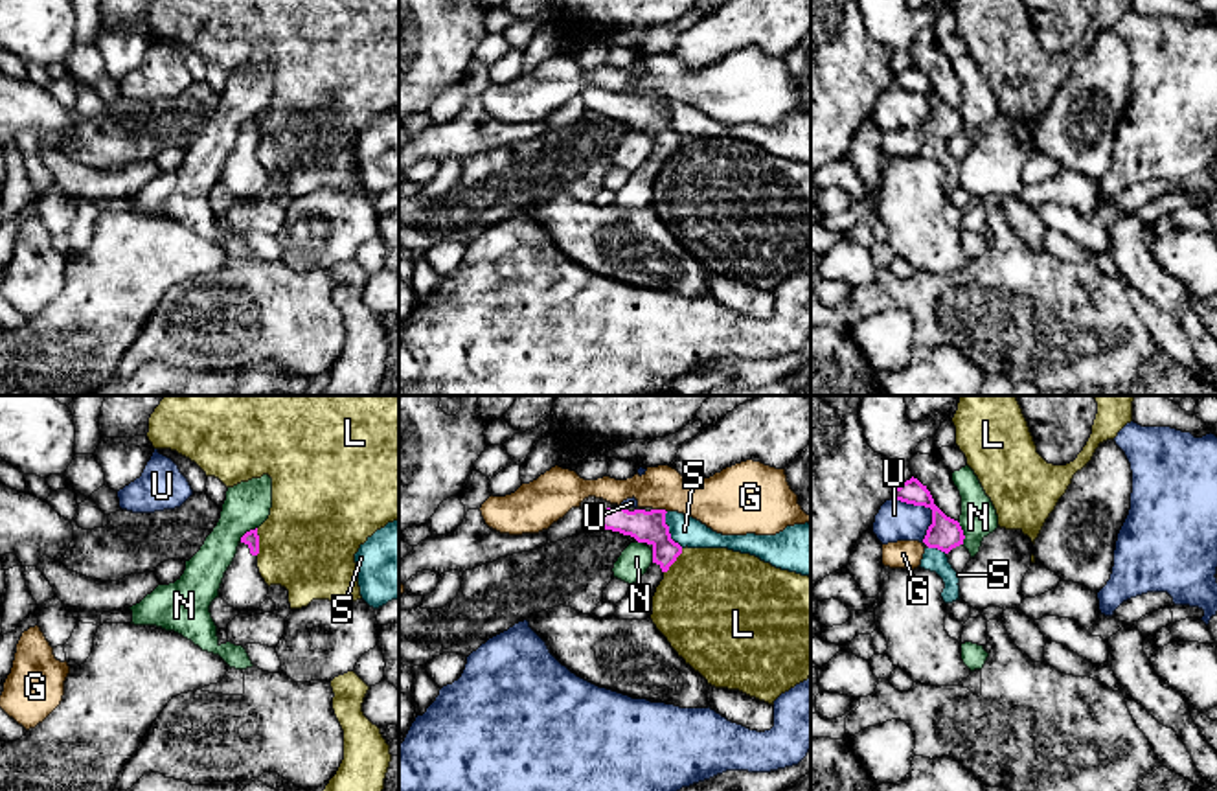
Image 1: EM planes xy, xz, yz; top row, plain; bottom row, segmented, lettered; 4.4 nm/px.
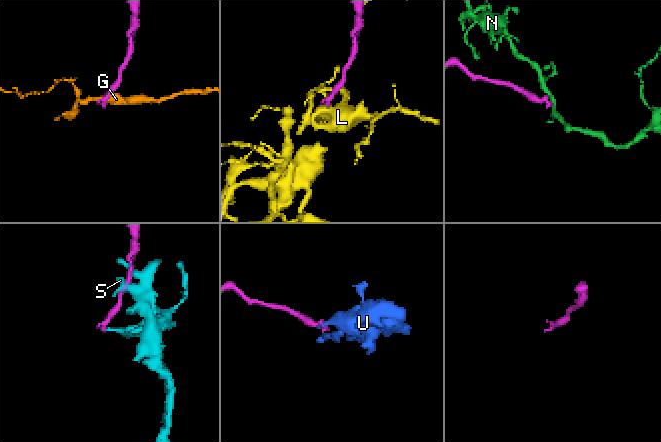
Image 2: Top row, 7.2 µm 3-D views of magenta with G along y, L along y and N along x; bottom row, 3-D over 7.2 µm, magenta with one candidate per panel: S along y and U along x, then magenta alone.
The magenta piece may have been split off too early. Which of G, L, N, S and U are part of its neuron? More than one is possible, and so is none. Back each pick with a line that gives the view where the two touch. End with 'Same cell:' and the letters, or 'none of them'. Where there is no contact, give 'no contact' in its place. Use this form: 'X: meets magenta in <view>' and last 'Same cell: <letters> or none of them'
Same cell: none of them

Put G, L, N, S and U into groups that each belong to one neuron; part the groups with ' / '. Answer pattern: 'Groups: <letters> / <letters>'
Groups: G / L / N / S / U

